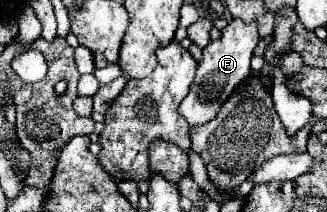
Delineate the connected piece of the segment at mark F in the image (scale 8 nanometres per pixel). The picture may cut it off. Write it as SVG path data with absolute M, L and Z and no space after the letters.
M231 19L227 23L227 27L221 31L221 37L217 41L211 41L205 49L203 49L203 59L197 67L197 75L195 75L195 81L189 89L189 95L181 101L179 105L179 111L181 115L187 119L187 123L193 127L193 125L203 125L207 121L211 121L217 111L219 111L219 105L233 93L233 89L243 81L247 79L251 67L249 67L249 61L251 61L251 55L253 55L253 49L257 47L259 43L259 33L257 33L257 25L255 21L251 23L245 23L243 19Z

